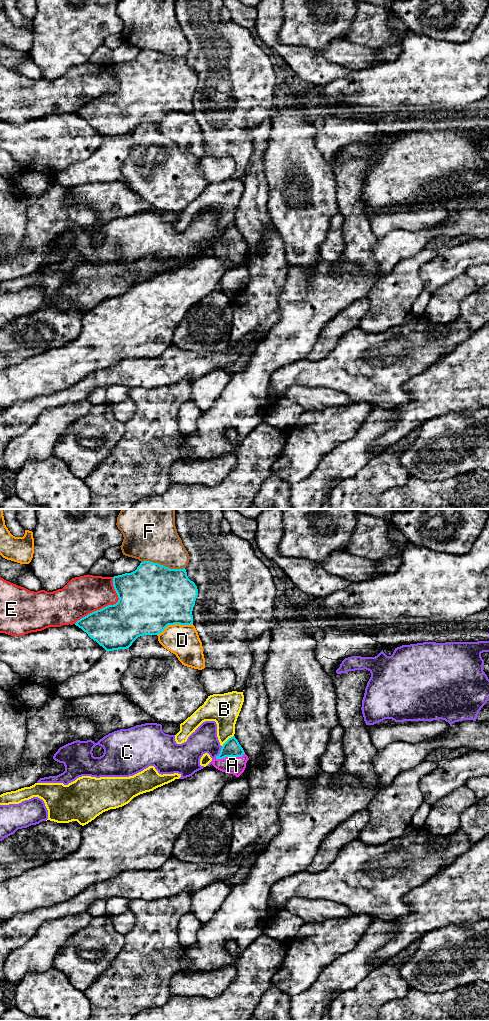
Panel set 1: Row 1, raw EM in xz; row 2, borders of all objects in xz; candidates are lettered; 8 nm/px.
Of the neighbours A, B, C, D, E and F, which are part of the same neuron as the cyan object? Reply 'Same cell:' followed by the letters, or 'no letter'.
Same cell: A

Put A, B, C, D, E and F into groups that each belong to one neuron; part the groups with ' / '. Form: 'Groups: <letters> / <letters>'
Groups: A / B / C / D / E / F

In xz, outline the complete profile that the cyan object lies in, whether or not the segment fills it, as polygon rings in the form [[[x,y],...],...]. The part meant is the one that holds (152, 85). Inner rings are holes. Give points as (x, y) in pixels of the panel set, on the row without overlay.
[[[144,49],[133,60],[114,64],[113,74],[119,86],[116,92],[94,99],[75,111],[106,139],[127,137],[138,125],[158,123],[168,113],[193,112],[192,99],[198,84],[198,77],[195,71],[188,66],[185,56],[170,57],[158,51]]]

